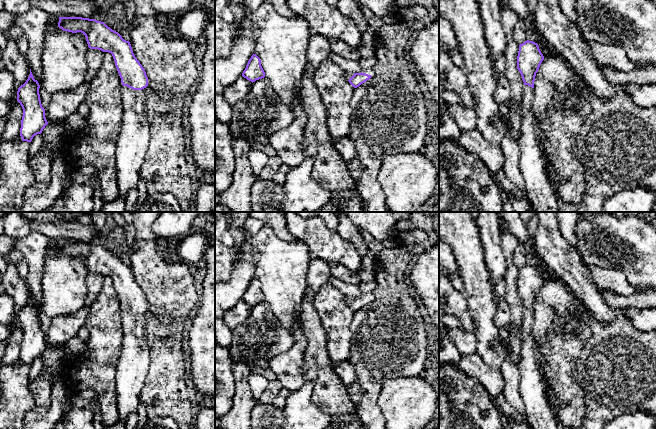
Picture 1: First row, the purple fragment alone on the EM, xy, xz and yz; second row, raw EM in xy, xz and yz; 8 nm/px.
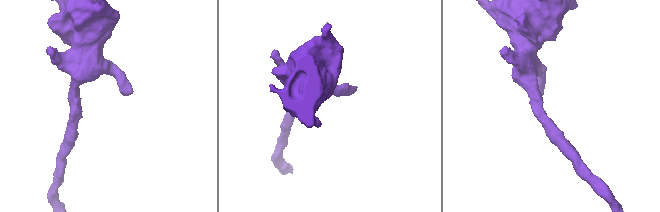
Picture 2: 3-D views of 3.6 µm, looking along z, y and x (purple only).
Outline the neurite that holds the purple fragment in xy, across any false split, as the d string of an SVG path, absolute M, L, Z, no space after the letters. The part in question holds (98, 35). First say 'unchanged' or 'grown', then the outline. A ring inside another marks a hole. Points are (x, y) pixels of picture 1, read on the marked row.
grown; M59 17L58 27L63 31L83 33L90 49L109 52L115 61L121 78L123 99L123 124L116 146L117 183L119 196L126 200L129 190L138 186L140 169L149 146L149 124L145 110L148 77L145 69L135 57L130 42L104 22L82 17Z

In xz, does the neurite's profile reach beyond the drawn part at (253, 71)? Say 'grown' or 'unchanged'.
unchanged

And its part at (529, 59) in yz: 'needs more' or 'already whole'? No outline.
needs more

